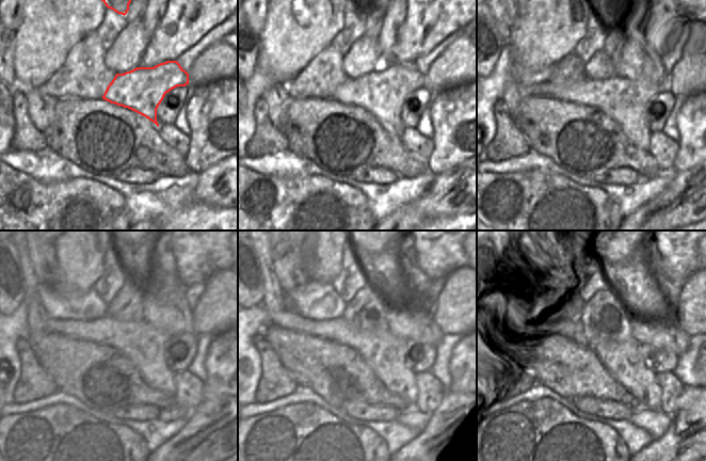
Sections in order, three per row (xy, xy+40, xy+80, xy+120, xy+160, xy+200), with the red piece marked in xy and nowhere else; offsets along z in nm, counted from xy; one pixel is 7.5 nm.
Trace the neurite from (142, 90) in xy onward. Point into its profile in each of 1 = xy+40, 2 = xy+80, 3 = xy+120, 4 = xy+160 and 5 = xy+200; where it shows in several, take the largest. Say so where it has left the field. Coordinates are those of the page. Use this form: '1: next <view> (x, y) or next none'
1: next xy+40 (382, 92)
2: next xy+80 (624, 100)
3: next xy+120 (144, 344)
4: next xy+160 (383, 351)
5: next xy+200 (624, 360)

